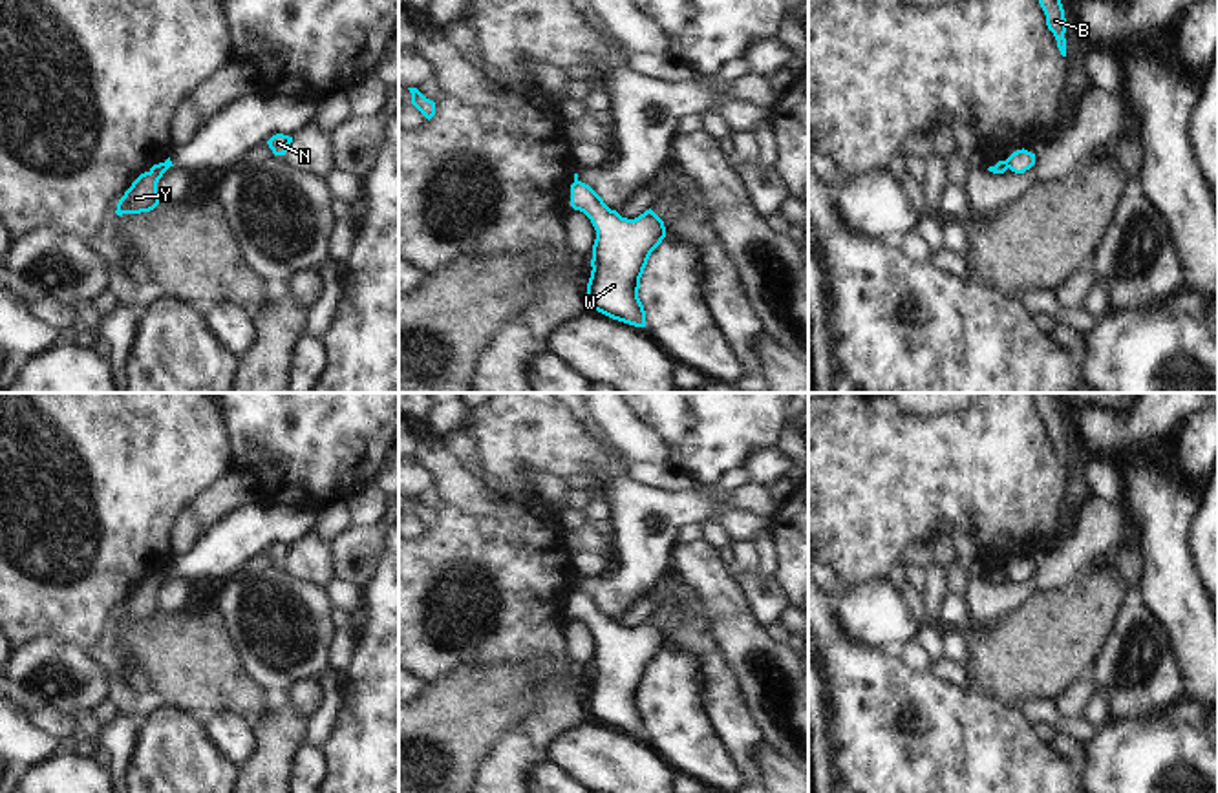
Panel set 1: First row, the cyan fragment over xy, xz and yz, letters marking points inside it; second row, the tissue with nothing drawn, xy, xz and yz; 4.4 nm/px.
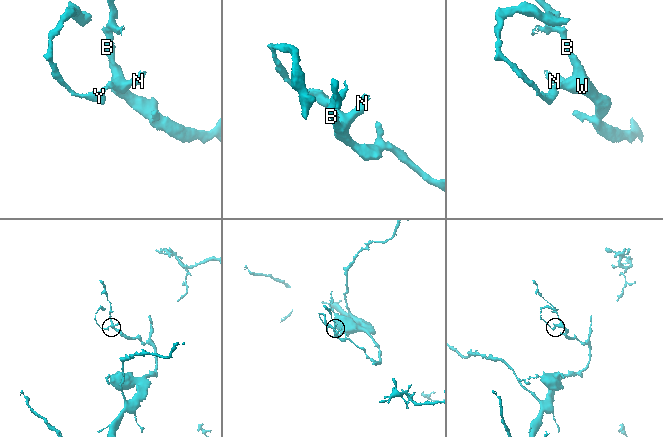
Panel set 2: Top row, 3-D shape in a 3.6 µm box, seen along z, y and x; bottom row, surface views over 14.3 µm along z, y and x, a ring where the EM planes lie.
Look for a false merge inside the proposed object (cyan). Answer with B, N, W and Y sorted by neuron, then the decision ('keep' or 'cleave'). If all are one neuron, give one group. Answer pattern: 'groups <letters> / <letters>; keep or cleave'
groups B N W / Y; cleave

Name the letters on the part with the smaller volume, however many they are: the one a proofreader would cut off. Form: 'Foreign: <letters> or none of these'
Foreign: Y

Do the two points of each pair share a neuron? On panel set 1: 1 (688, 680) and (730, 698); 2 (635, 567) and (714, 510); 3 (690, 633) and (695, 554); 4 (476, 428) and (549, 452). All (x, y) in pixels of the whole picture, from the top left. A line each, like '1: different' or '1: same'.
1: different
2: same
3: different
4: same

